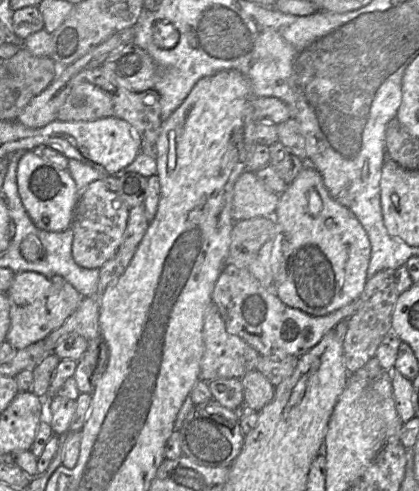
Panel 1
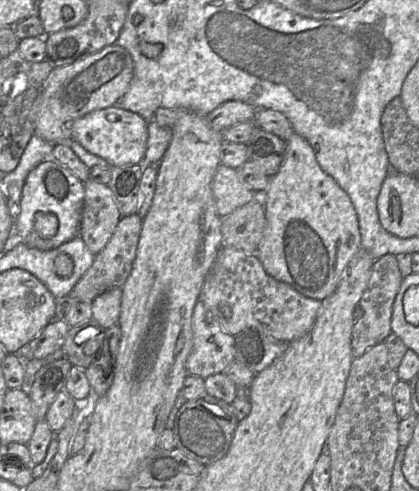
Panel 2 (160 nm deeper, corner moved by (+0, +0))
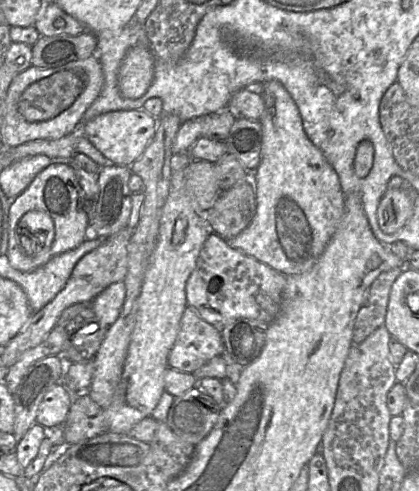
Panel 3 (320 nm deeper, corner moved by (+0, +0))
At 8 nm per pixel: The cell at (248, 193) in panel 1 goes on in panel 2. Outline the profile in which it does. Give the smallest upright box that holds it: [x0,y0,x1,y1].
[212,164,257,217]

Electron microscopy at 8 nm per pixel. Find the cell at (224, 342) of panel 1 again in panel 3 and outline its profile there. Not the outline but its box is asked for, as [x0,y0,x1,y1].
[168,305,224,373]

